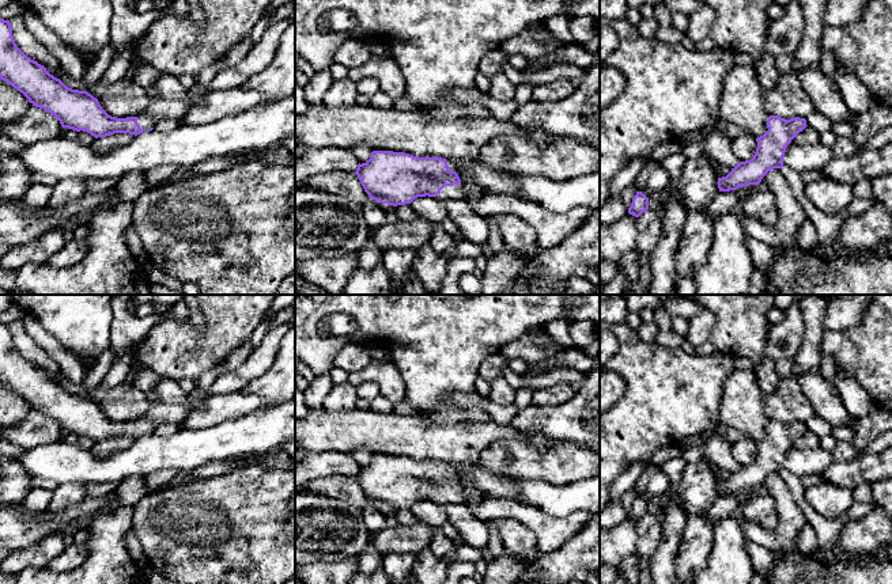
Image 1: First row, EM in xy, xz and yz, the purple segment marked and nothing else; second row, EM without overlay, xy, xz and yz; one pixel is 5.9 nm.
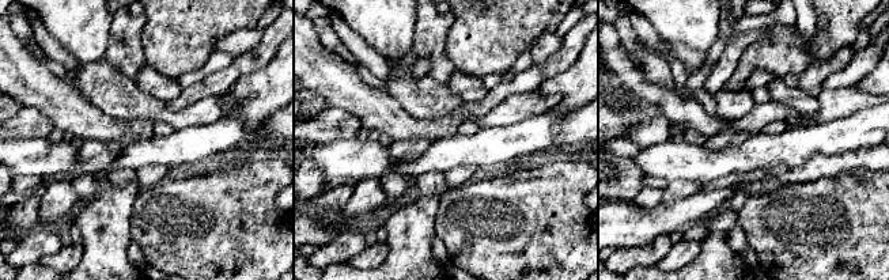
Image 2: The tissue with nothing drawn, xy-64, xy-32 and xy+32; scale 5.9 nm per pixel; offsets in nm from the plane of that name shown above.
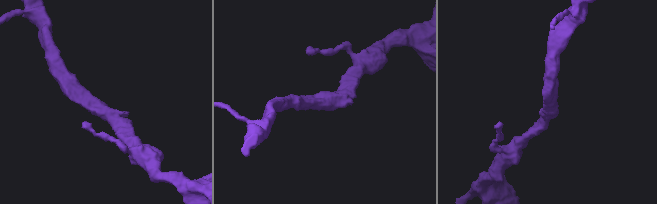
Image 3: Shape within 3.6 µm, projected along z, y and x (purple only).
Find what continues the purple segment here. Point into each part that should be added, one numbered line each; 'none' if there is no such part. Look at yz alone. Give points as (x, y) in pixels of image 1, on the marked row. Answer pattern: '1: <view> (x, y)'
none

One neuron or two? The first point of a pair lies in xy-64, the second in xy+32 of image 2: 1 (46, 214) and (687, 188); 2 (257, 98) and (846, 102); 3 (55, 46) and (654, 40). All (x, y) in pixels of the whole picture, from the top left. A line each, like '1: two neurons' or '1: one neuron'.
1: one neuron
2: two neurons
3: one neuron

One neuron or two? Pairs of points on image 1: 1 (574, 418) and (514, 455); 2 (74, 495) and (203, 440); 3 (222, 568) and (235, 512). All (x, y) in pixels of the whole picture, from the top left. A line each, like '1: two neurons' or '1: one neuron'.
1: two neurons
2: two neurons
3: one neuron

